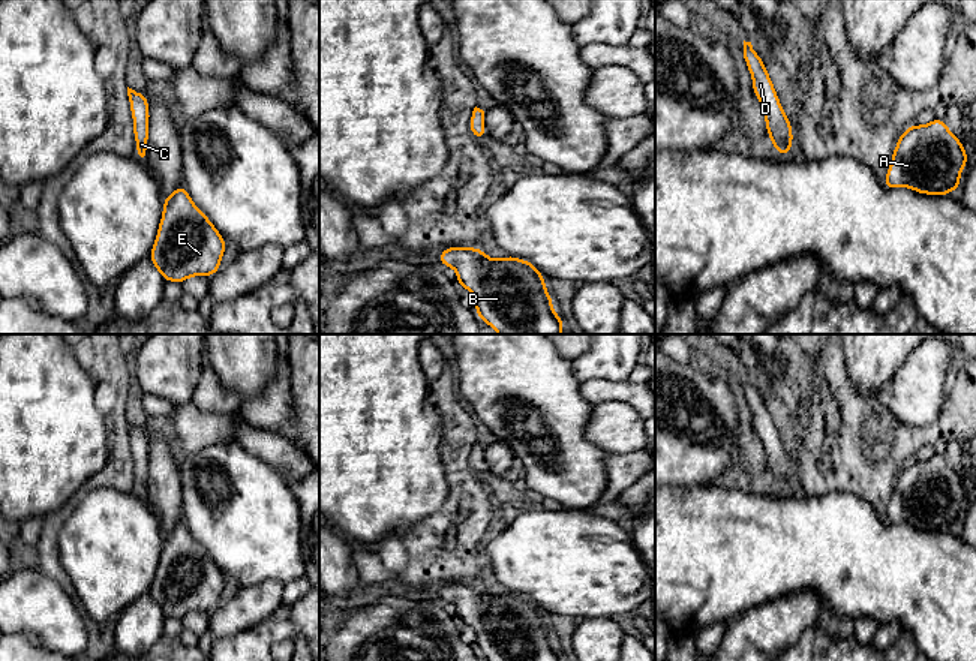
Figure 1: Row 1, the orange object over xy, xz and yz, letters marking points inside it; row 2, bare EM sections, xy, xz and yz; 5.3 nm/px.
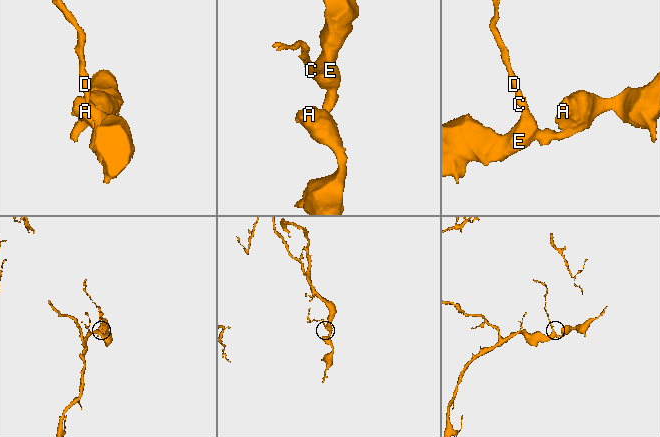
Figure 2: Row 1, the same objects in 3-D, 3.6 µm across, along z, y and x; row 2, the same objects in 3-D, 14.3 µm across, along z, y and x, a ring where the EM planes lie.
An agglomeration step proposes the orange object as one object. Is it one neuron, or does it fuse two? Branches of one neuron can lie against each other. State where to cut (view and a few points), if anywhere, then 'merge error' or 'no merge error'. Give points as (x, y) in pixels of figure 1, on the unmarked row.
no cut; no merge error

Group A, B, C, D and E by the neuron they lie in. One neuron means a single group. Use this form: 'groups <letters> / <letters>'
groups A B C D E

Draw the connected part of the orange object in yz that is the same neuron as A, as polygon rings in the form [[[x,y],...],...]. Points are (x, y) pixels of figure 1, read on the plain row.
[[[939,451],[901,469],[883,520],[886,525],[909,523],[924,531],[946,532],[961,525],[960,511],[967,501],[967,486]]]

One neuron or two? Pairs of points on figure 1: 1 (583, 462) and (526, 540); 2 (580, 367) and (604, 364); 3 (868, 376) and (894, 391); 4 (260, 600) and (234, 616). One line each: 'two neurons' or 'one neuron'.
1: two neurons
2: one neuron
3: two neurons
4: one neuron

